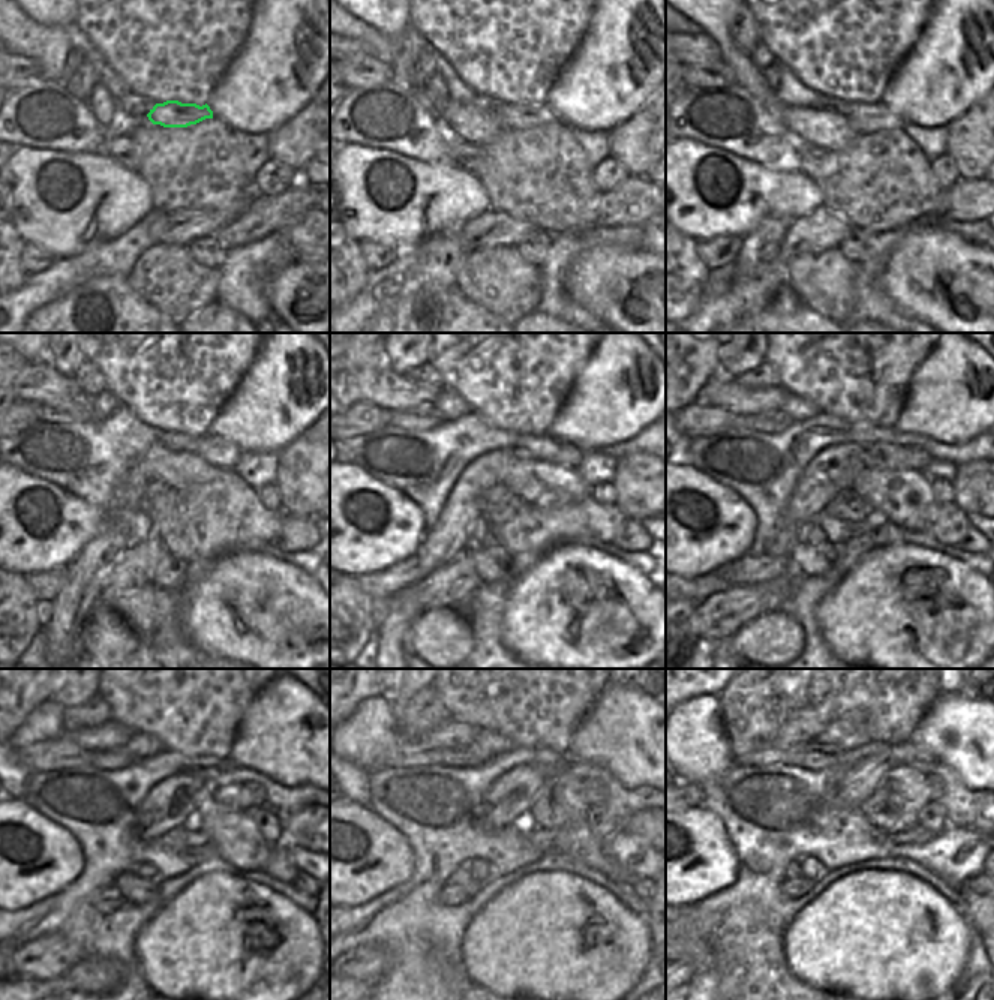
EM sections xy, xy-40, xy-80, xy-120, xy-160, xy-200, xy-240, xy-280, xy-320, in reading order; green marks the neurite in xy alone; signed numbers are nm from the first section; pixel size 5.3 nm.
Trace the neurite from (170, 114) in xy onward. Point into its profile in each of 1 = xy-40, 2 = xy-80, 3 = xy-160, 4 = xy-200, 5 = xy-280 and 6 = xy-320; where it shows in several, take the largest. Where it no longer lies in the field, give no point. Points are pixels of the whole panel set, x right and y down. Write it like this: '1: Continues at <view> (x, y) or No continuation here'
1: Continues at xy-40 (513, 116)
2: Continues at xy-80 (864, 117)
3: Continues at xy-160 (568, 456)
4: Continues at xy-200 (918, 459)
5: Continues at xy-280 (594, 789)
6: Continues at xy-320 (936, 786).

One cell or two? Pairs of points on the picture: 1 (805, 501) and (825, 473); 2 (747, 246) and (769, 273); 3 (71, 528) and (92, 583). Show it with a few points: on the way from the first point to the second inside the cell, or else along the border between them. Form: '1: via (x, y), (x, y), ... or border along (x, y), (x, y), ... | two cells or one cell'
1: via (811, 494), (820, 480) | one cell
2: border along (778, 243), (762, 249), (750, 273), (733, 269) | two cells
3: border along (104, 525), (68, 564) | two cells

